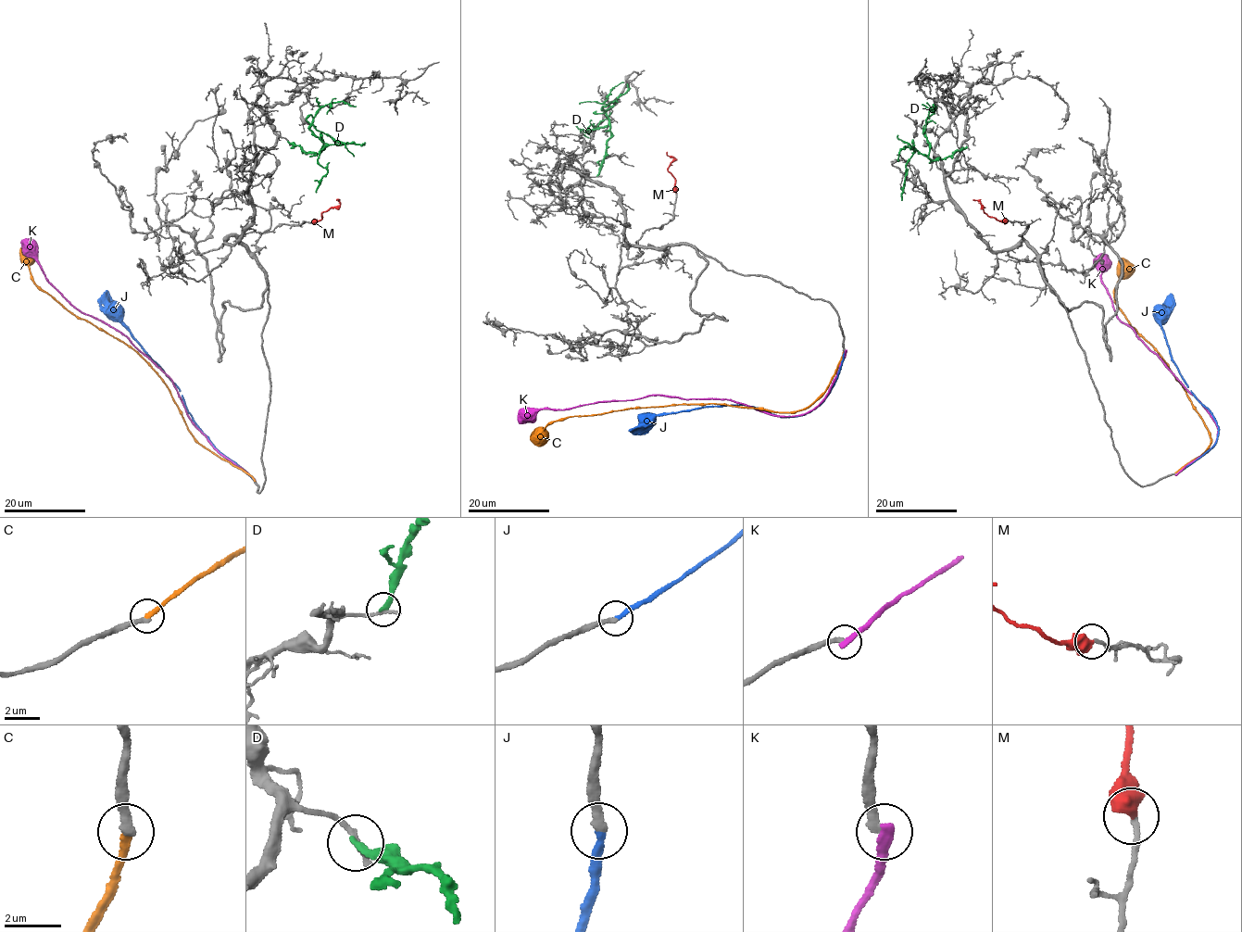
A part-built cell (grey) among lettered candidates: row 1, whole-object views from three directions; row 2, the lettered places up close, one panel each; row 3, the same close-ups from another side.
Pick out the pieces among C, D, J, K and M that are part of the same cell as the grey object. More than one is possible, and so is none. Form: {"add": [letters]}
{"add": ["C", "M"]}

